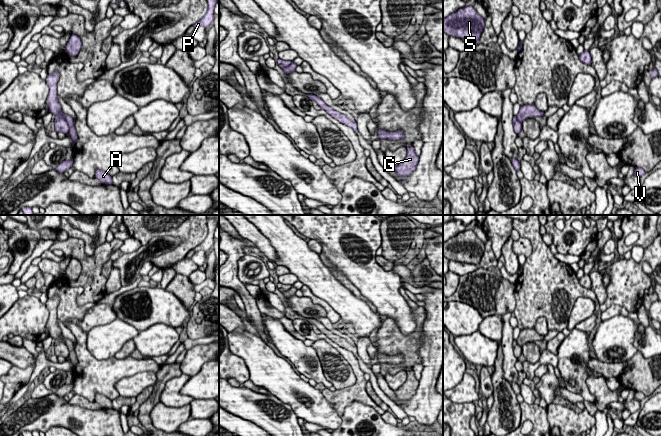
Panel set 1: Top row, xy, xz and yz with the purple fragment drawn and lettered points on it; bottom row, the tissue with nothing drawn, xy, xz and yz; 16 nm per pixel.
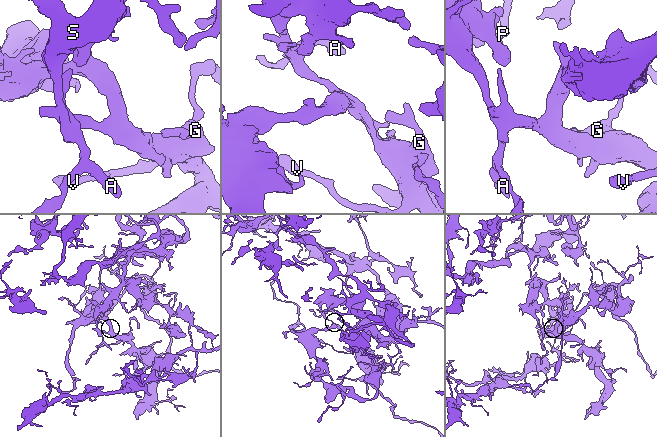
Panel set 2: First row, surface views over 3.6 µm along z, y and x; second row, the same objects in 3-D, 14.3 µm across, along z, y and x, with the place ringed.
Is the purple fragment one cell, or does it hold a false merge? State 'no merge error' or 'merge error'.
no merge error

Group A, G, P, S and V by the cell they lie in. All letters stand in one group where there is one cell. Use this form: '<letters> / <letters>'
A G P S V

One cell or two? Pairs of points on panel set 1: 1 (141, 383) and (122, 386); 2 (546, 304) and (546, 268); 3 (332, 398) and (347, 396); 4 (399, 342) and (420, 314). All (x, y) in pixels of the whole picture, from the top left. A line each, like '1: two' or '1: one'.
1: one
2: one
3: one
4: one

